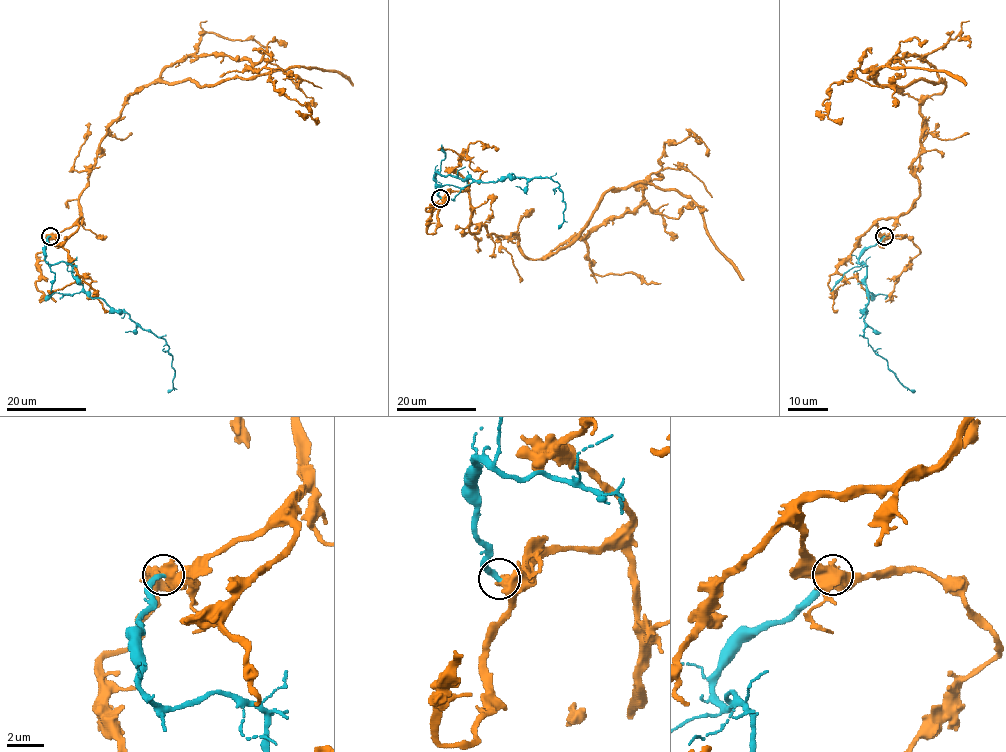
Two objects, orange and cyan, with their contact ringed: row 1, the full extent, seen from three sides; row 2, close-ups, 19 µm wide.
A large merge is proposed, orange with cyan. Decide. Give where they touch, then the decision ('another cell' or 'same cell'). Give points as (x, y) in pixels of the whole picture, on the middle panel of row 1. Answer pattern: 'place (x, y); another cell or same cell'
place (440, 198); another cell

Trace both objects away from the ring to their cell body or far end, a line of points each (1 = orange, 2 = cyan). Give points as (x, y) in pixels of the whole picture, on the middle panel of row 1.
1: (440, 198), (466, 191), (470, 232), (513, 235), (537, 259), (563, 249), (607, 192), (676, 189), (744, 279)
2: (440, 198), (435, 186), (435, 172), (483, 182), (508, 177), (545, 177), (559, 185), (565, 205), (558, 229)

